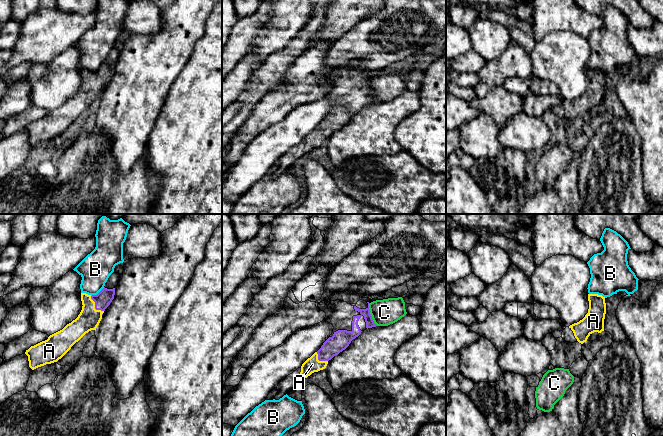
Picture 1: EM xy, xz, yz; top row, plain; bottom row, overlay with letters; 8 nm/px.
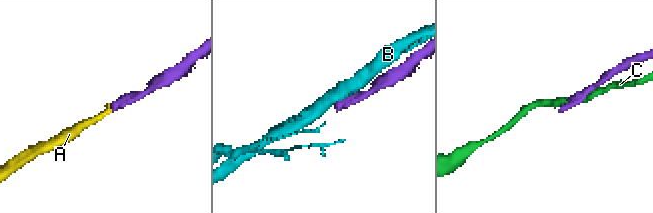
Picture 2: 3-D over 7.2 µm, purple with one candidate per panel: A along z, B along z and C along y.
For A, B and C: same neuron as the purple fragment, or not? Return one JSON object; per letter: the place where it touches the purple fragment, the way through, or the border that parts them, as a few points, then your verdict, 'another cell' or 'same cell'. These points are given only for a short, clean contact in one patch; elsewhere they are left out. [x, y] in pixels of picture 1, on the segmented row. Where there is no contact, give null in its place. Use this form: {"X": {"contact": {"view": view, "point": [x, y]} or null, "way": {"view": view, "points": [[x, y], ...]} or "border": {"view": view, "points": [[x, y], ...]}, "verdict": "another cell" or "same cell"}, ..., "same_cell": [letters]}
{"A": {"contact": {"view": "xy", "point": [95, 306]}, "way": {"view": "xy", "points": [[102, 300], [95, 306], [89, 318]]}, "verdict": "same cell"}, "B": {"contact": {"view": "xy", "point": [98, 293]}, "verdict": "another cell"}, "C": {"contact": {"view": "xz", "point": [370, 314]}, "verdict": "another cell"}, "same_cell": ["A"]}

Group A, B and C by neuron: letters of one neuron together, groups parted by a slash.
A / B / C

